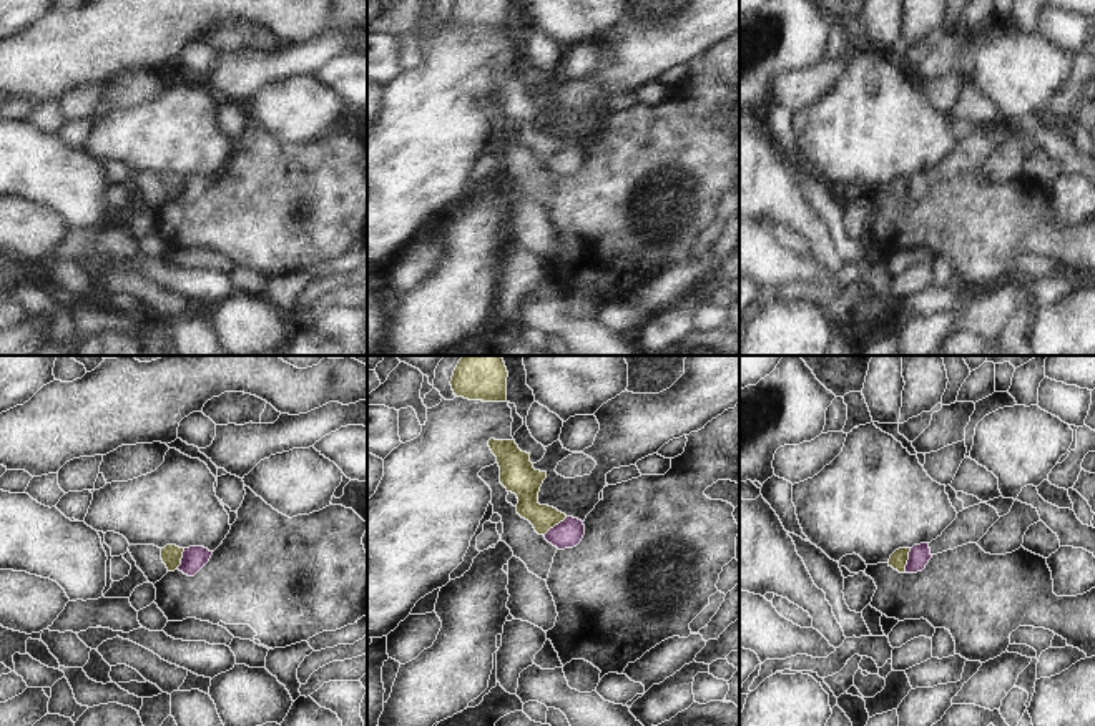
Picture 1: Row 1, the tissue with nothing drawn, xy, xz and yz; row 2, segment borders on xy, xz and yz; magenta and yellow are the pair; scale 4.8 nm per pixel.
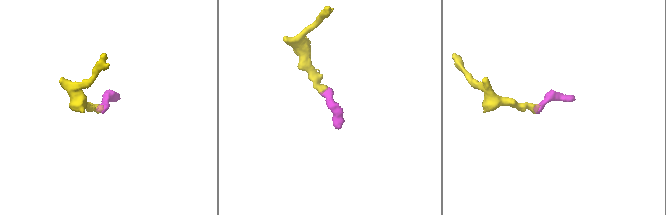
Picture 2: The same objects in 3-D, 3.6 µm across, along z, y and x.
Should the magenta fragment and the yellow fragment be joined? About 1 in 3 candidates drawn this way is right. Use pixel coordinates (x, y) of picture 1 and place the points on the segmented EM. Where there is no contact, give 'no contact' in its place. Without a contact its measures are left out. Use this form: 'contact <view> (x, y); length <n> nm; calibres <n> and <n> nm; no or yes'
contact yz (908, 560); length 120 nm; calibres 110 and 90 nm; yes

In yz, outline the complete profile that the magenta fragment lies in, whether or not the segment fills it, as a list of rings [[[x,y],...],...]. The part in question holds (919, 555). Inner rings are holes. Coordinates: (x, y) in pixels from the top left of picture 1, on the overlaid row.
[[[929,543],[914,545],[912,548],[899,548],[889,558],[889,567],[899,573],[917,573],[926,568],[932,558]]]

